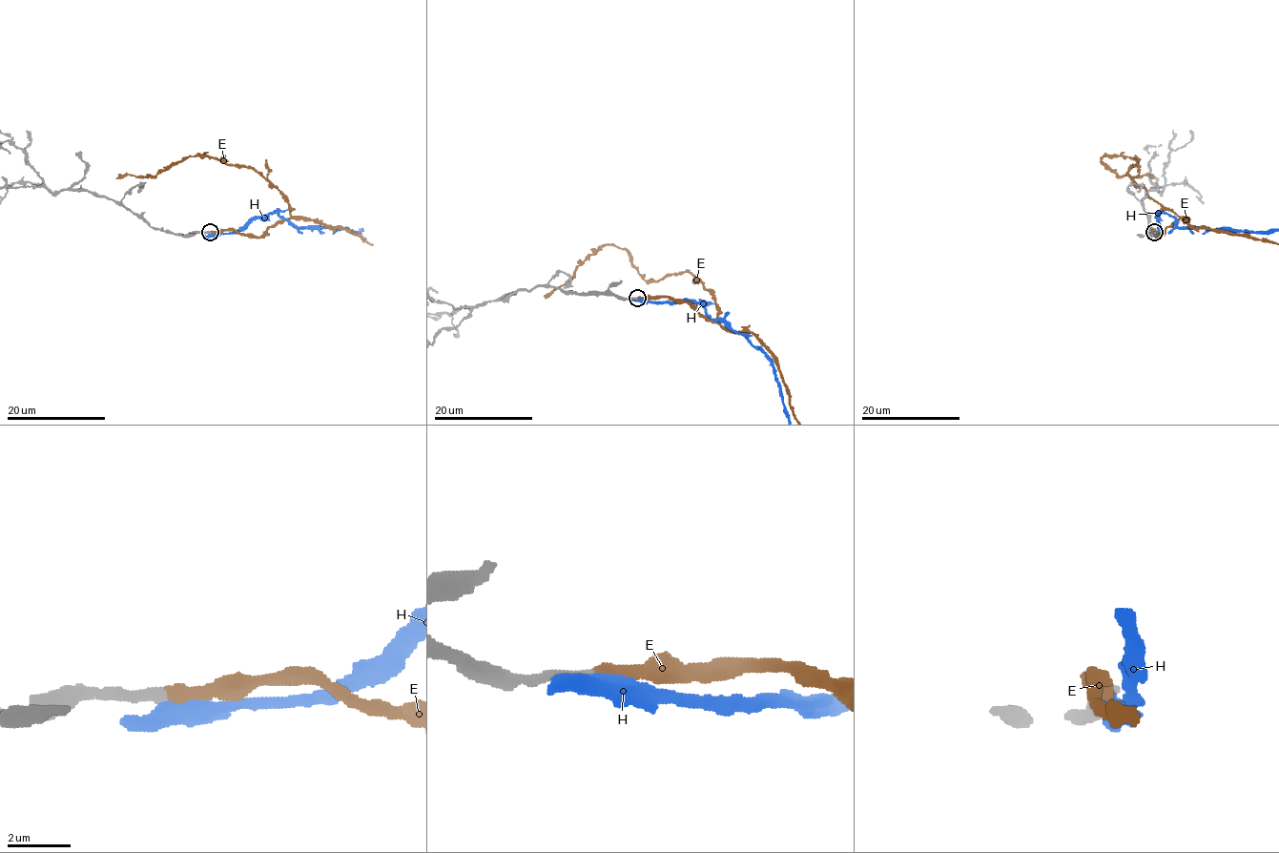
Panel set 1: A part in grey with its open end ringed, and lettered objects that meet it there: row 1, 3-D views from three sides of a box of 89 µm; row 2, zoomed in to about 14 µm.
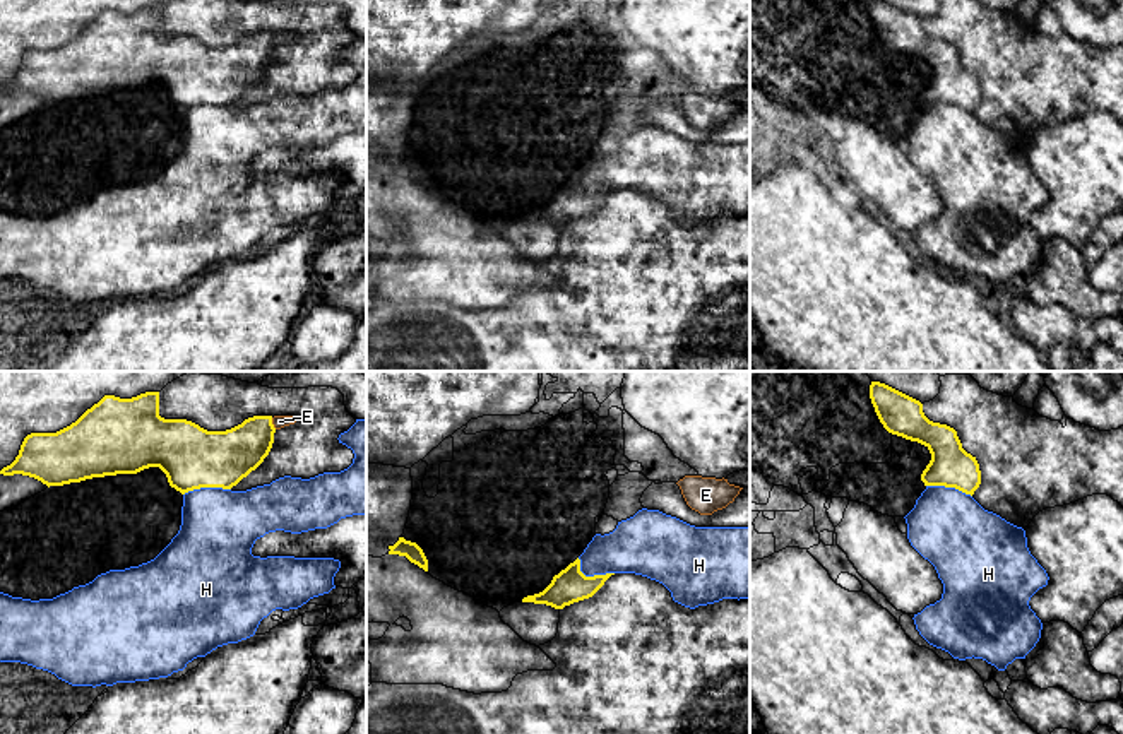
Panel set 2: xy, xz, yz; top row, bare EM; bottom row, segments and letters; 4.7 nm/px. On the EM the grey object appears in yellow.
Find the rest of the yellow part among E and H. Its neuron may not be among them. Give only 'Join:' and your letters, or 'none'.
Join: E

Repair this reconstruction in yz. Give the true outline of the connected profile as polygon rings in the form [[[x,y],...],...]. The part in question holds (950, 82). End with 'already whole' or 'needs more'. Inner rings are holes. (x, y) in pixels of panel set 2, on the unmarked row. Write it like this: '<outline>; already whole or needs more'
[[[871,0],[870,15],[888,50],[918,58],[930,67],[931,77],[921,91],[924,103],[955,104],[974,111],[981,101],[979,80],[962,65],[954,44],[930,38],[919,17],[885,0]]]; already whole

